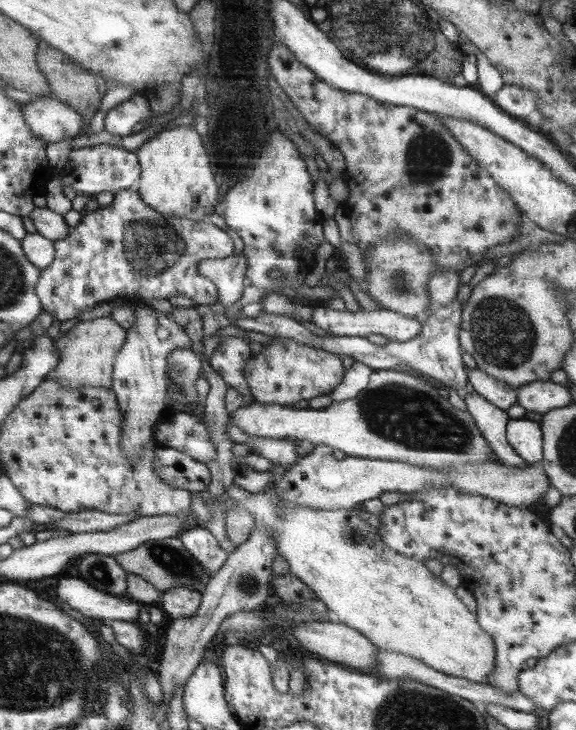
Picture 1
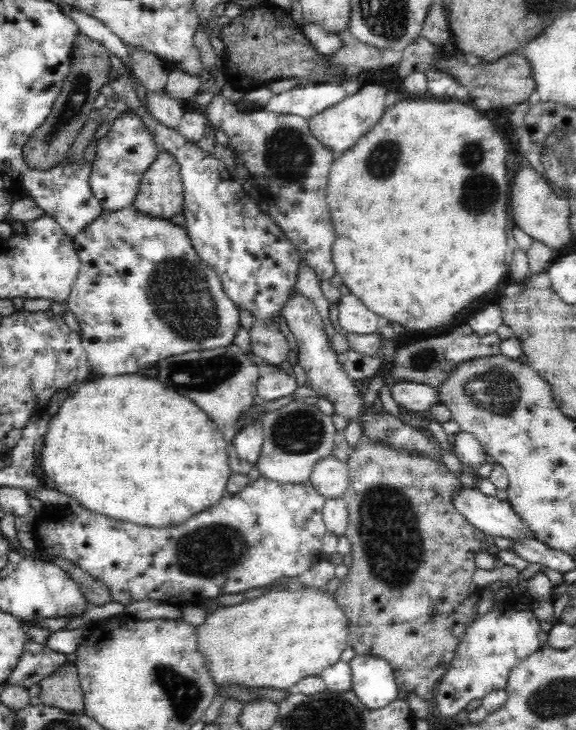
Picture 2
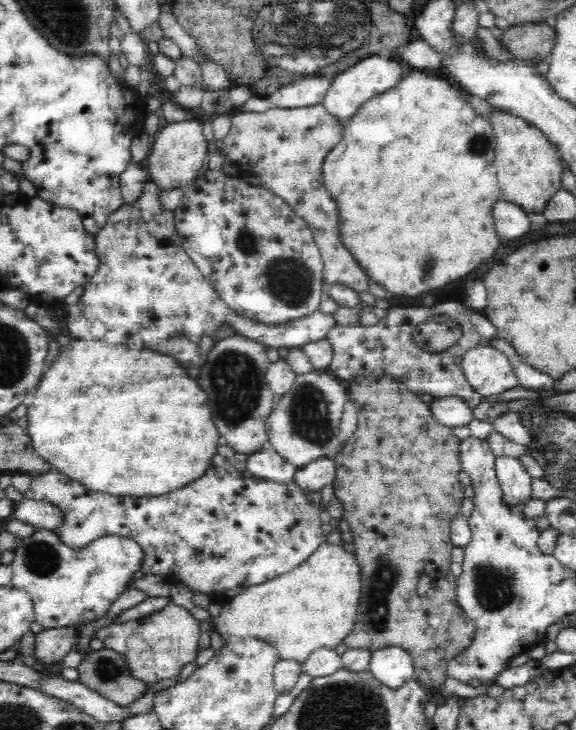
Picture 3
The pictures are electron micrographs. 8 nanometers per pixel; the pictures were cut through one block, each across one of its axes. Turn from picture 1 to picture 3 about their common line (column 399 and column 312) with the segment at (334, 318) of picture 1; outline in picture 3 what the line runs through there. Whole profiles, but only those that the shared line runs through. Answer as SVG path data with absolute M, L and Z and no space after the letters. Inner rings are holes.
M150 180L144 185L140 196L132 204L125 202L118 210L115 210L110 214L108 220L104 223L104 226L102 226L102 228L100 228L100 230L94 235L94 240L95 255L99 259L99 265L97 266L94 276L83 286L83 293L78 302L74 306L69 307L69 311L65 316L65 330L68 330L74 338L78 338L84 342L106 342L109 346L123 344L124 346L135 348L136 350L146 350L150 348L150 344L160 344L160 342L166 342L166 340L169 340L170 338L180 338L181 335L190 338L192 336L214 334L216 330L228 326L228 328L230 328L232 332L235 332L236 335L252 339L254 342L260 343L265 348L300 349L309 342L316 342L323 338L327 338L329 331L337 325L332 314L324 314L321 310L308 314L308 316L304 316L304 318L292 320L292 322L288 322L288 324L280 324L280 326L272 326L271 324L254 321L246 316L238 314L235 310L232 310L219 298L212 283L207 278L203 277L203 274L198 270L198 267L193 263L193 260L186 254L186 251L181 246L179 235L175 229L174 213L162 205L162 201L160 201L160 189Z

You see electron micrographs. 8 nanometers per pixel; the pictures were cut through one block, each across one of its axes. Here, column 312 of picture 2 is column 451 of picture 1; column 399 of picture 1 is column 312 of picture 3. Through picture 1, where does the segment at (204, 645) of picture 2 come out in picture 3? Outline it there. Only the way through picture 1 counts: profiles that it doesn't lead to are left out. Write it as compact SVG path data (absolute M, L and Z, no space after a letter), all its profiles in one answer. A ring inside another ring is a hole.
M320 544L306 562L294 569L222 602L214 629L224 642L233 643L238 638L263 639L275 650L277 661L295 660L300 665L318 648L336 650L356 624L361 595L358 562L334 544Z

